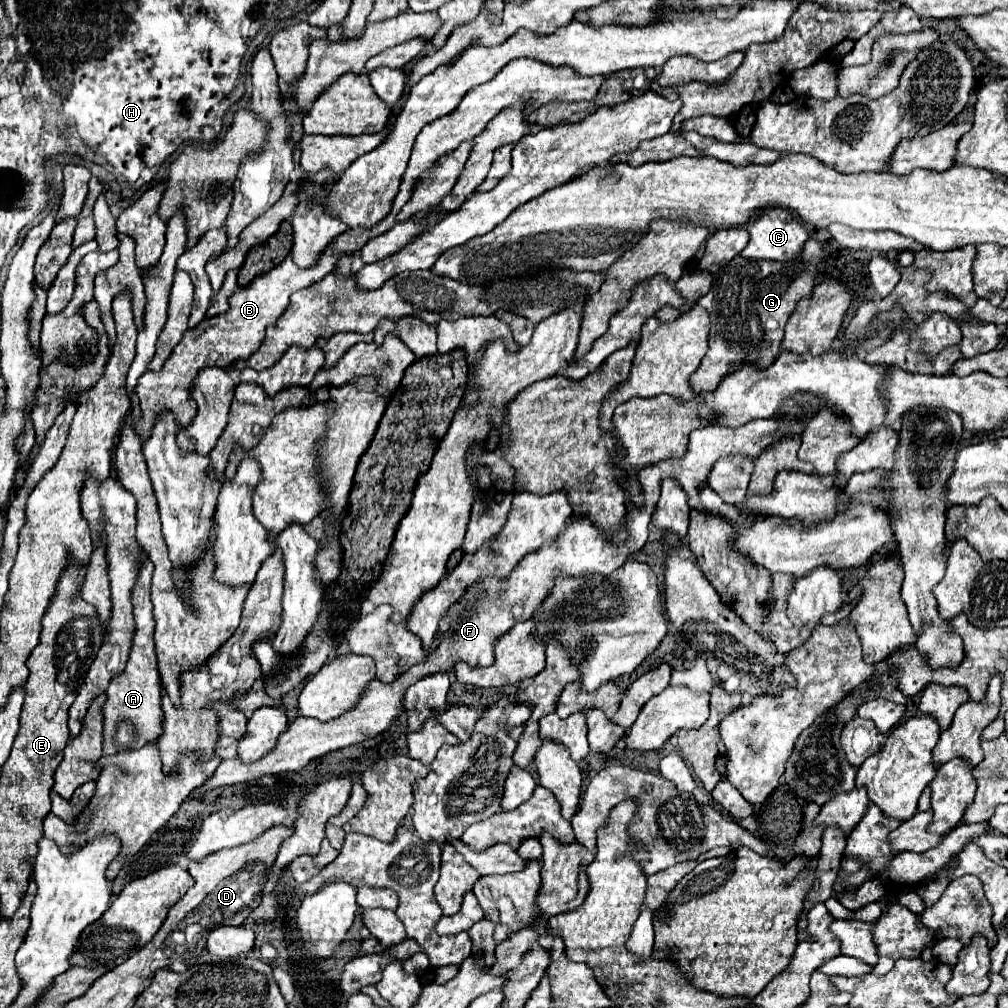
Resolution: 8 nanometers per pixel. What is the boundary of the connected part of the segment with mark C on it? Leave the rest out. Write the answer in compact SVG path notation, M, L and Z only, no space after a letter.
M764 210L760 218L752 218L748 234L750 242L740 252L748 260L796 260L808 240L808 232L802 222L792 218L788 210Z

